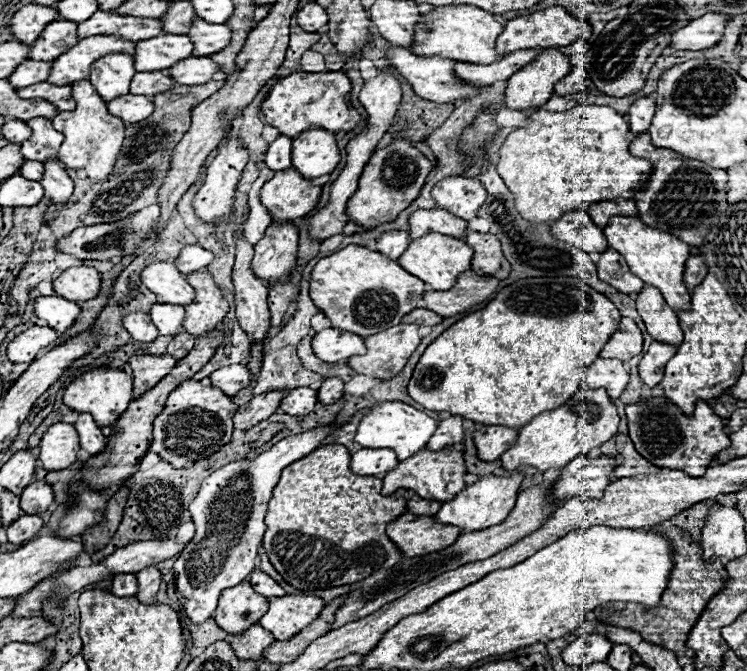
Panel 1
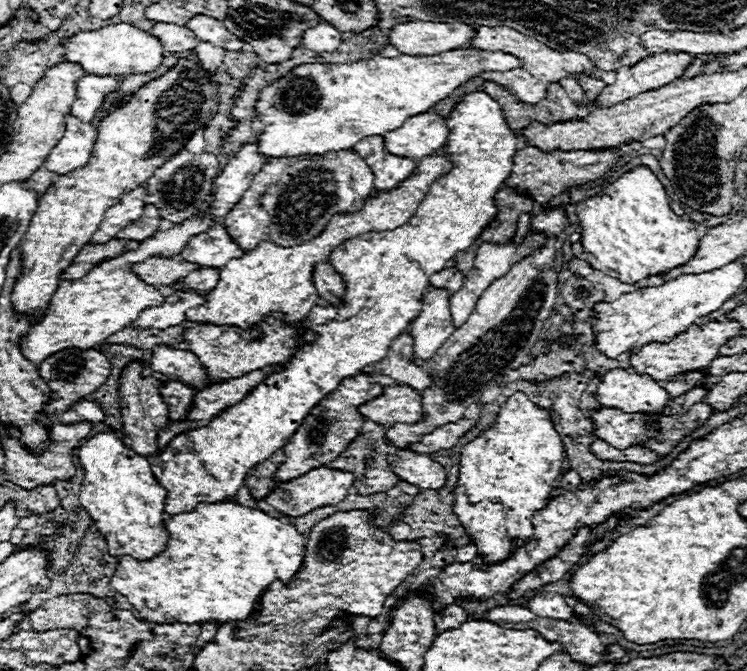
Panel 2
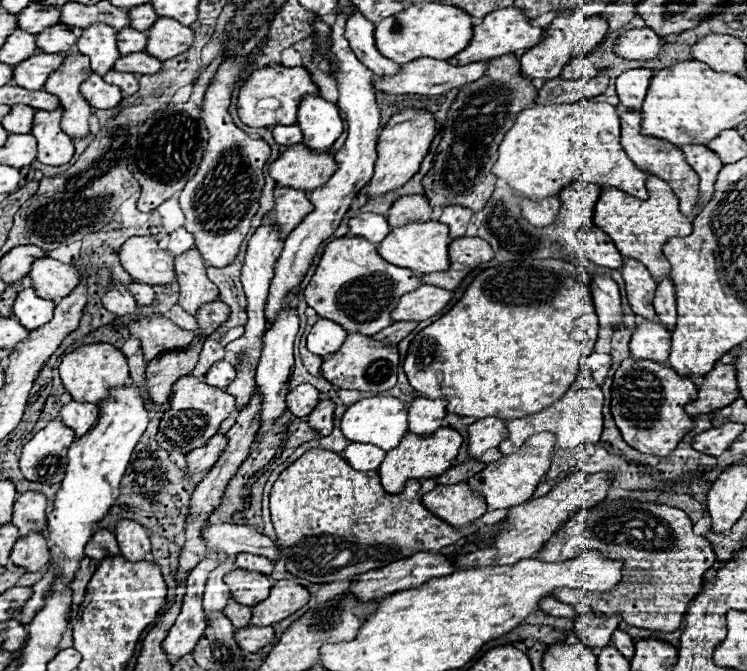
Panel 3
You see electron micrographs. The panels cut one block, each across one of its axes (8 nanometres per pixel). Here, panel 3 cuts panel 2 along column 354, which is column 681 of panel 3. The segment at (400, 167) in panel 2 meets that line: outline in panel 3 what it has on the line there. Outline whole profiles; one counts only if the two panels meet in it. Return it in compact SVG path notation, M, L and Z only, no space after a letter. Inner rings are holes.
M684 144L678 148L684 152L688 164L694 168L694 172L700 176L698 206L702 206L704 202L708 202L712 198L716 176L724 164L720 162L720 158L712 150L708 150L702 144Z

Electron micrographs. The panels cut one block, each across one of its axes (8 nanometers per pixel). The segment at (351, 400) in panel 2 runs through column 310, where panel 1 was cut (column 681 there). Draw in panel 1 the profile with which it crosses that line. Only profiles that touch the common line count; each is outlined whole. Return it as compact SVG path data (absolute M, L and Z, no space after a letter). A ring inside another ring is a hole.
M664 396L642 398L640 402L626 406L626 416L630 438L636 450L660 468L684 470L688 476L702 476L714 456L730 446L730 438L724 432L722 418L716 416L704 400L698 400L692 416L686 416L680 408L674 408L674 404L670 404L670 400L666 400Z

